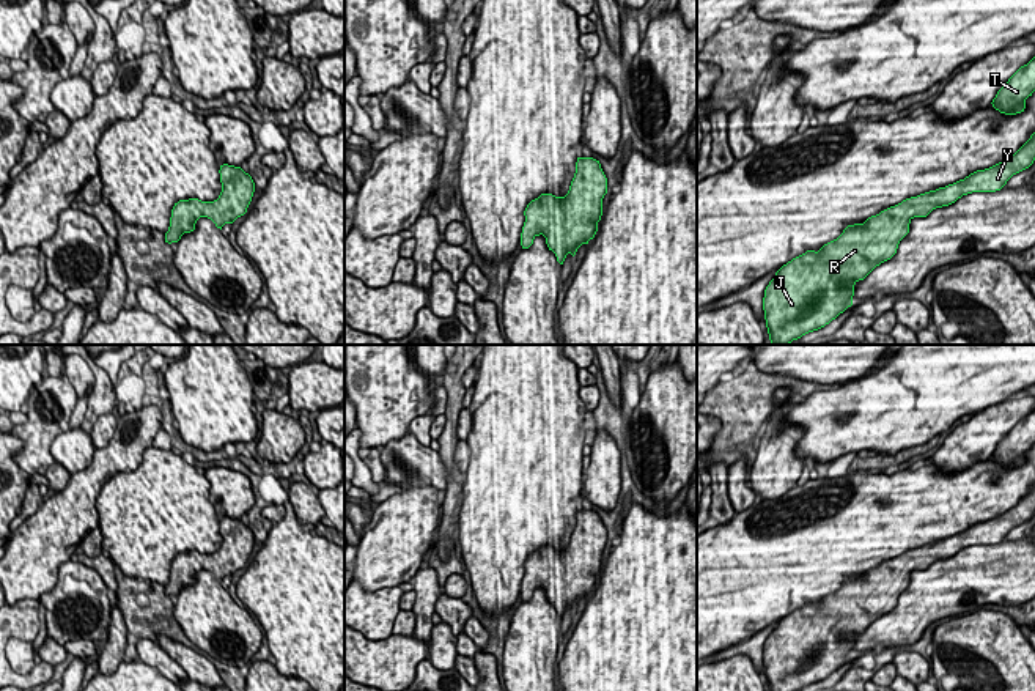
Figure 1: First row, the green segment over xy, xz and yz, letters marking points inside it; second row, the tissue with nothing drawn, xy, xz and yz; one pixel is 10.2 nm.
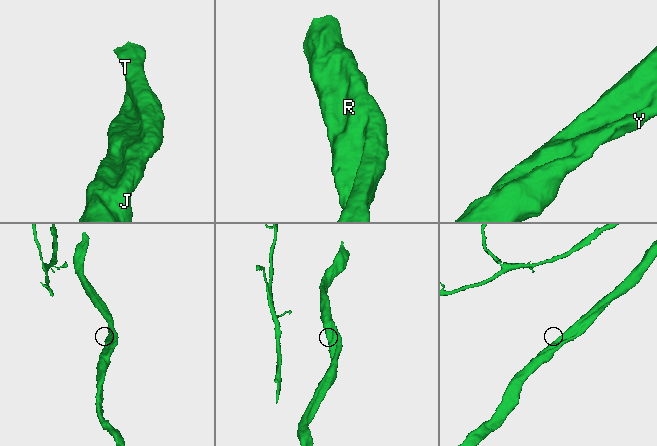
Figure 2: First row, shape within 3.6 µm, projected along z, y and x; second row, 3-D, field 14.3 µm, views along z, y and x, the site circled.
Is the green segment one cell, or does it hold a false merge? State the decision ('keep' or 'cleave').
keep

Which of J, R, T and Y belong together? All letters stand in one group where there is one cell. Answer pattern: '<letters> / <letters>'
J R T Y

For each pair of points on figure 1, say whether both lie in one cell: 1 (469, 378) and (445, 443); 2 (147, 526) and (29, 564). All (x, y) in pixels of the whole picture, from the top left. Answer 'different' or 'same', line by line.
1: different
2: different

